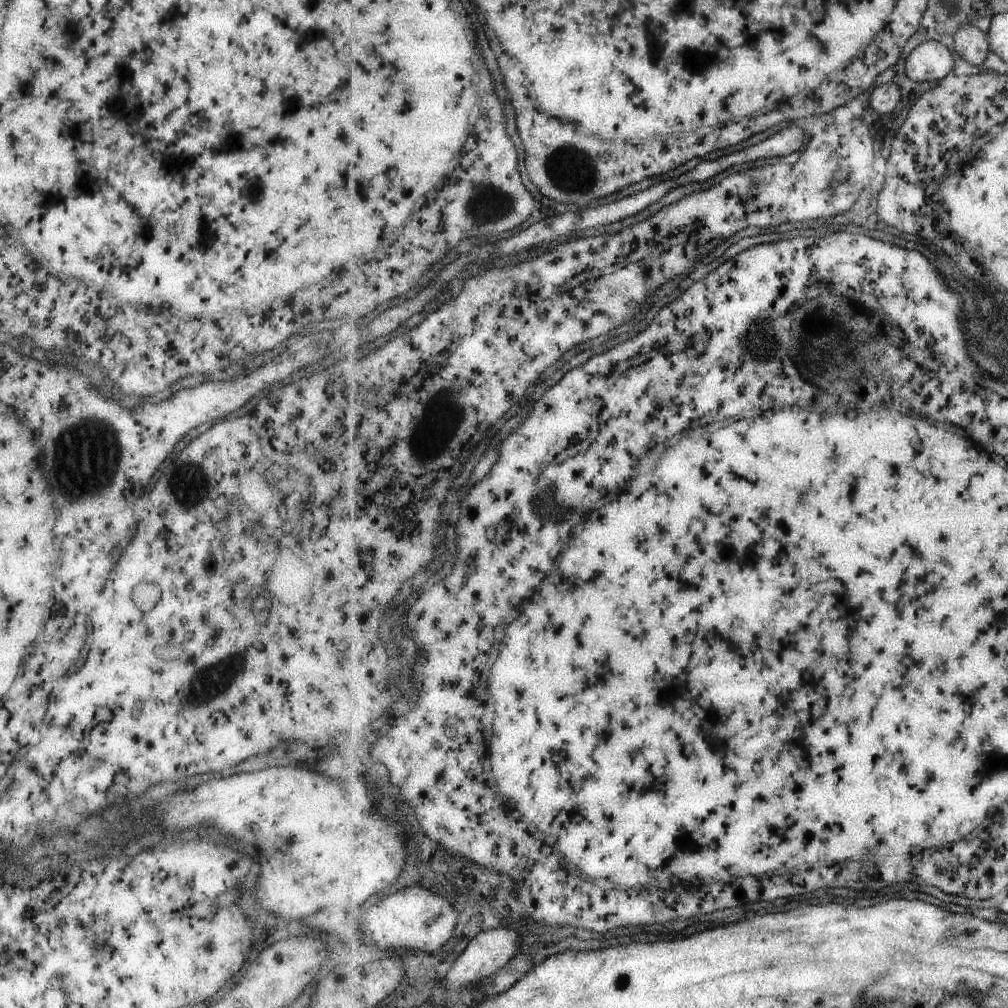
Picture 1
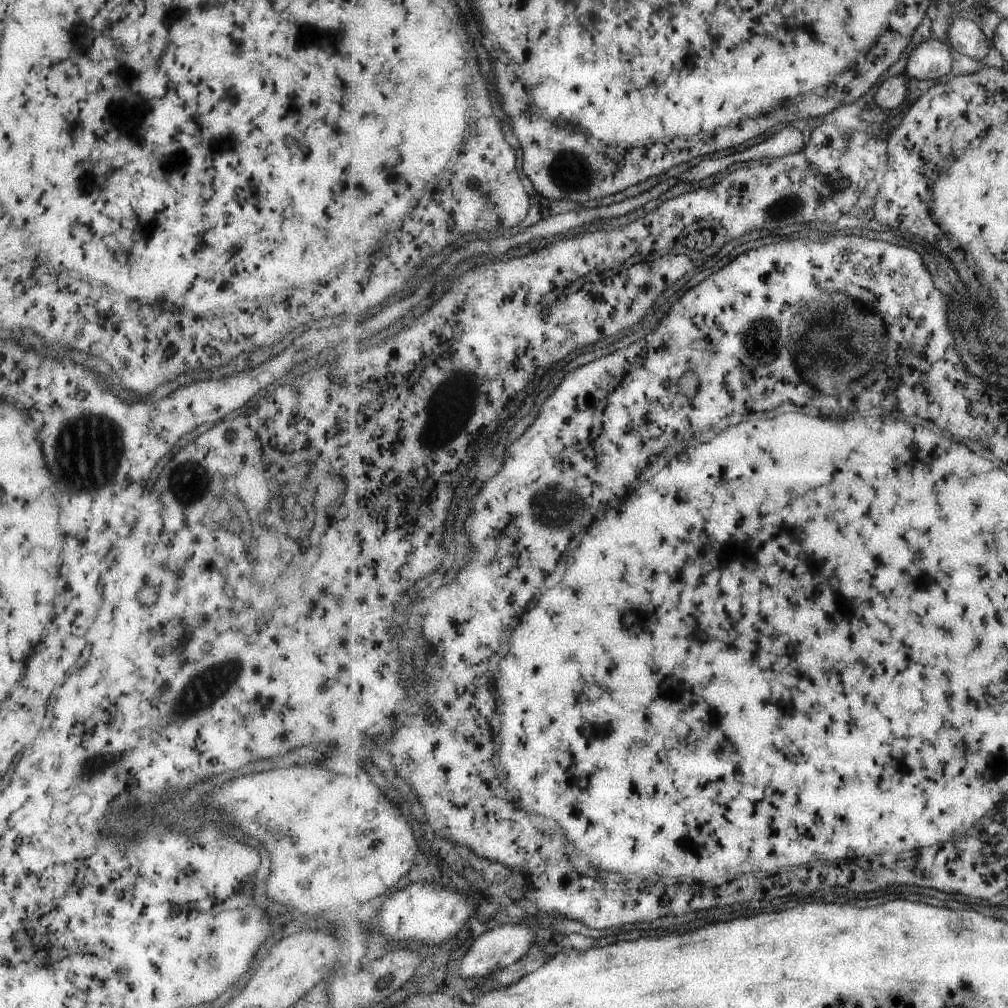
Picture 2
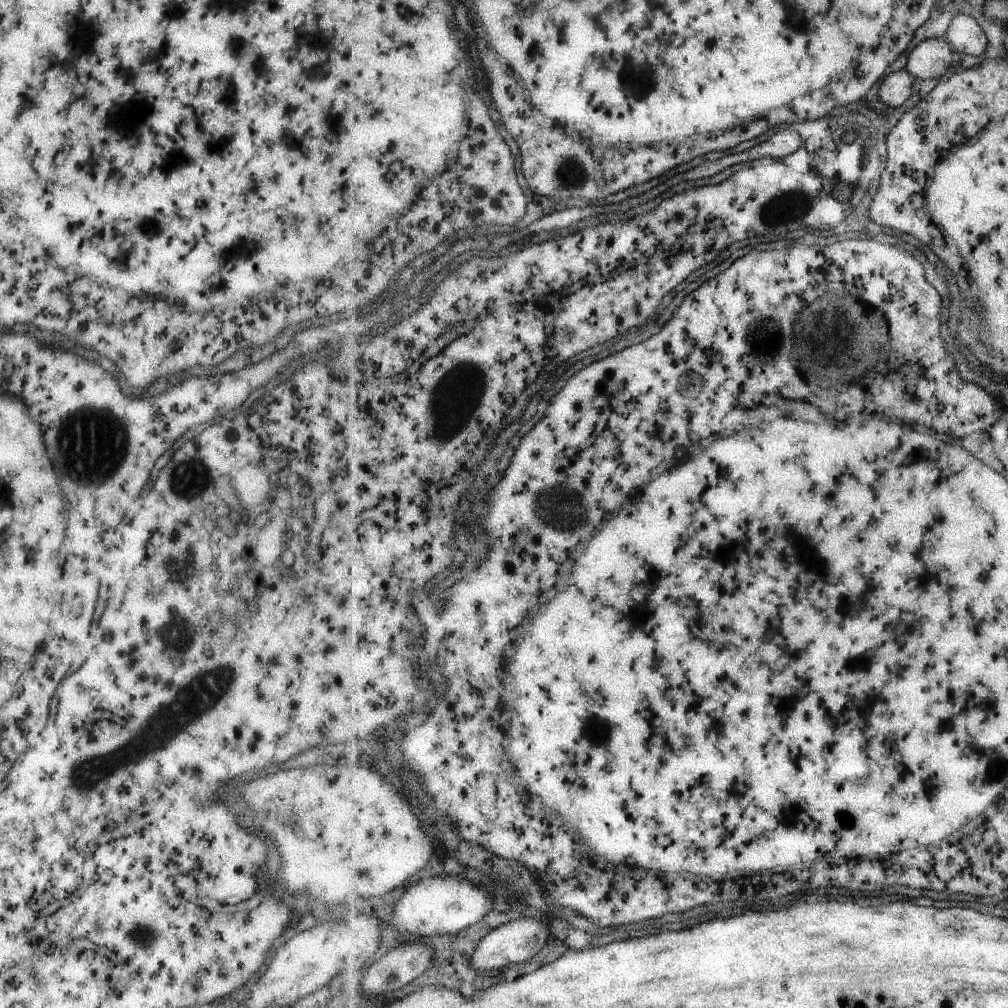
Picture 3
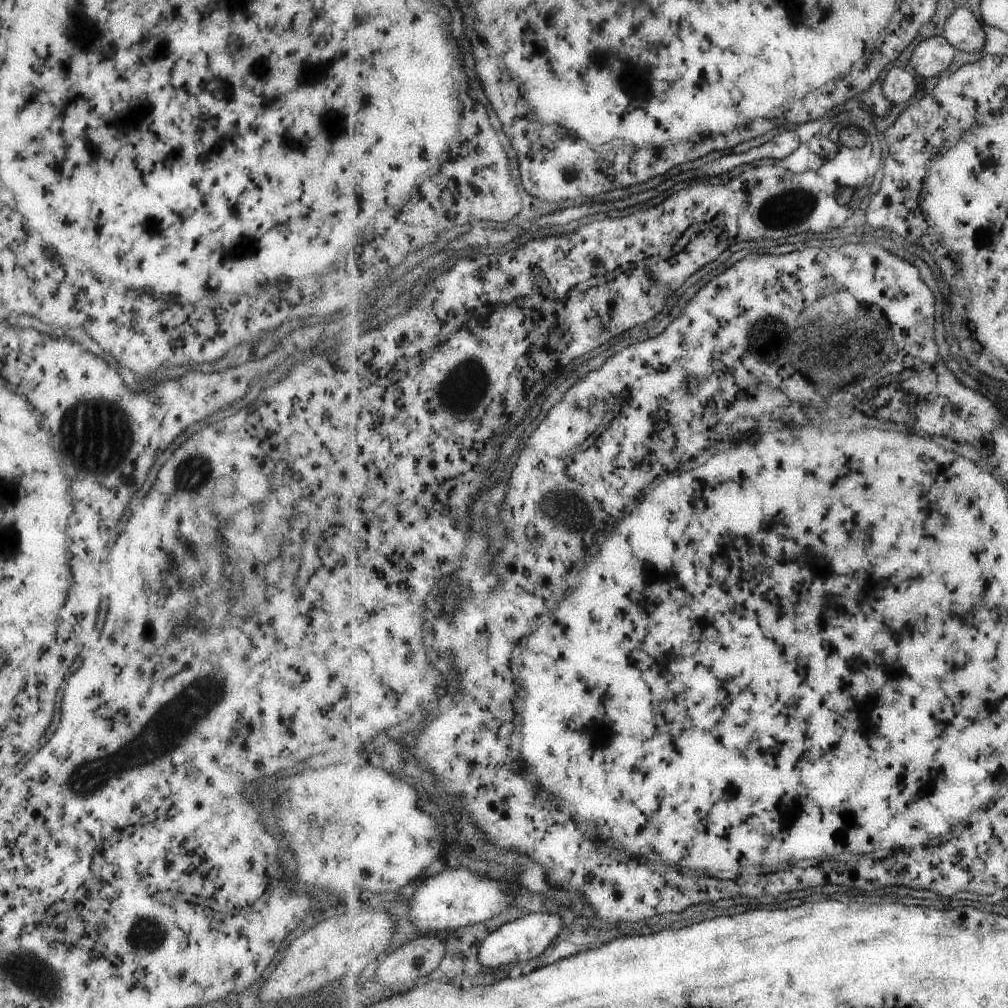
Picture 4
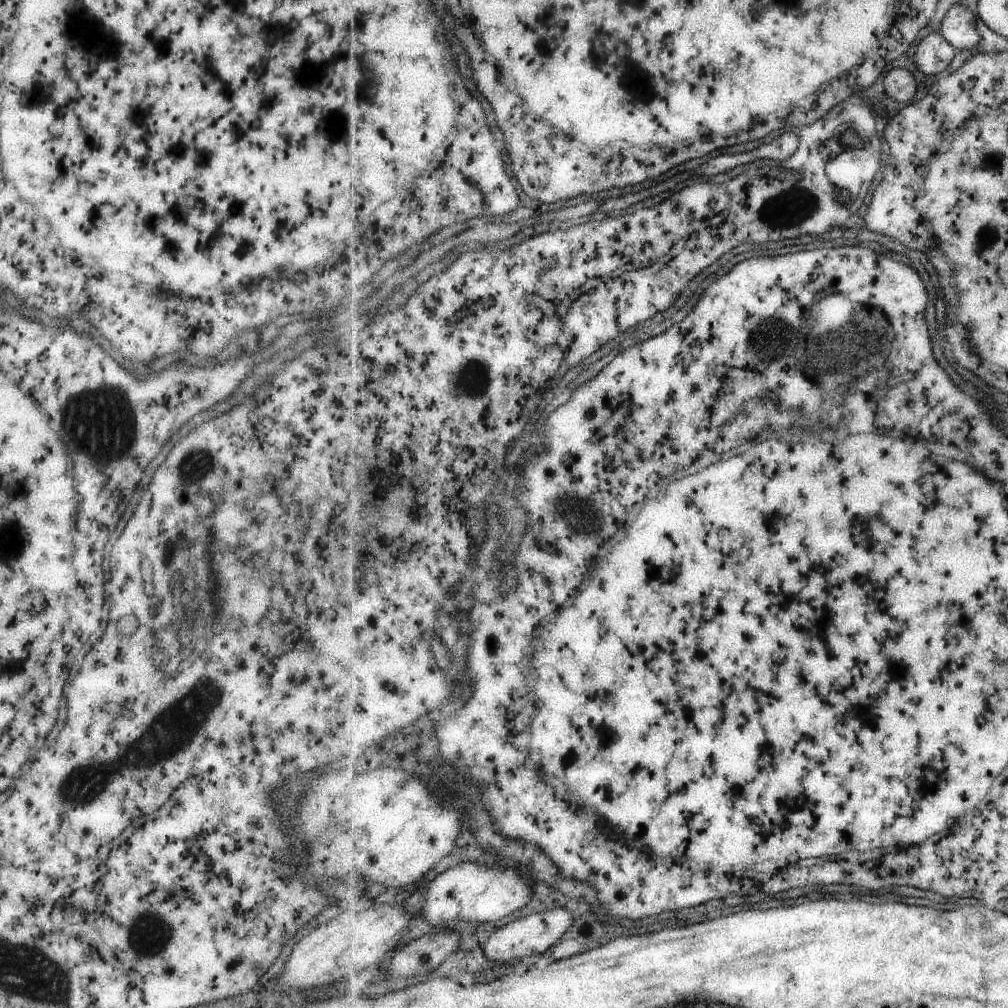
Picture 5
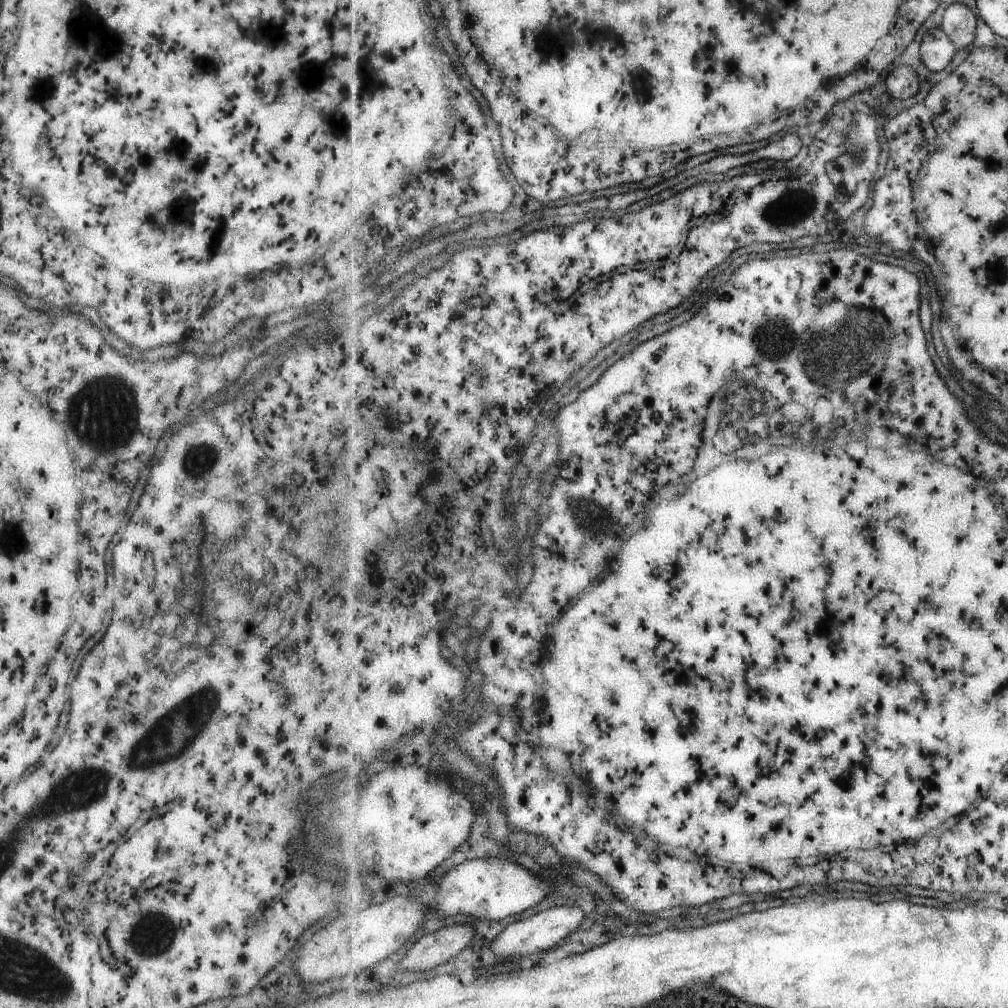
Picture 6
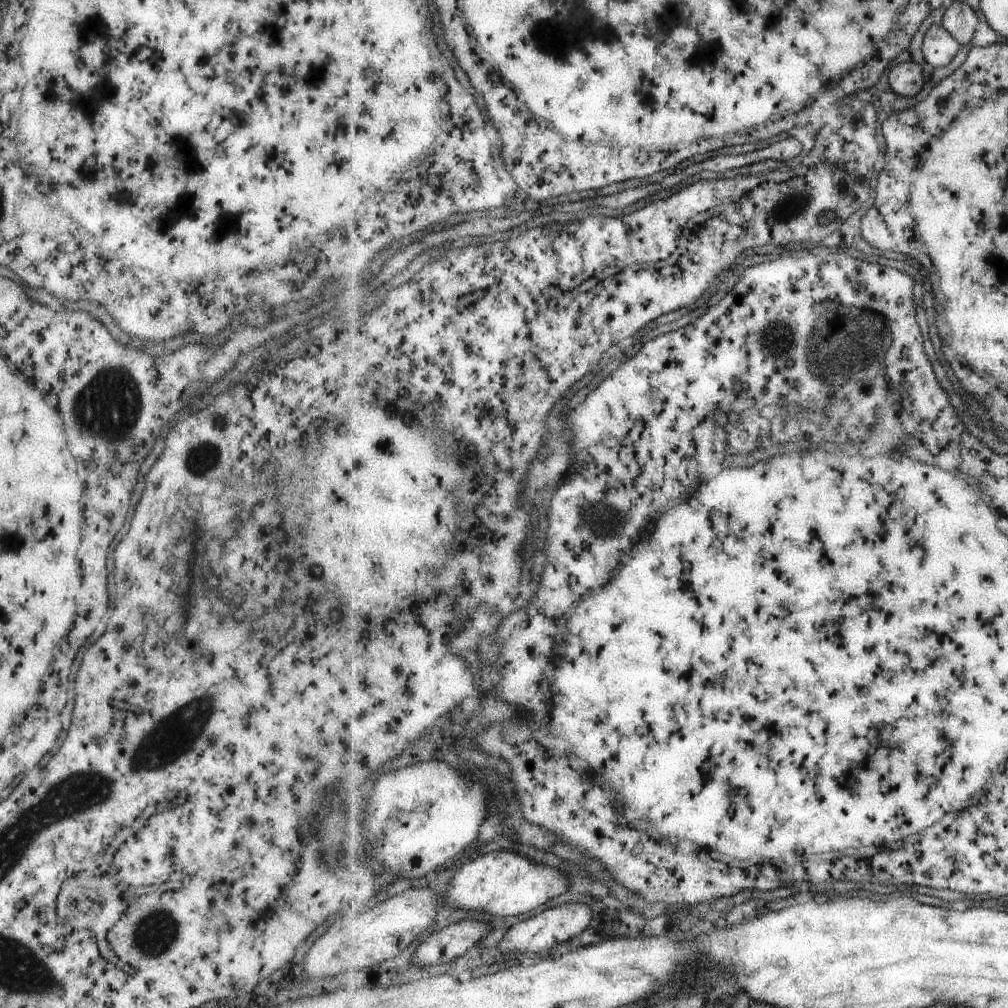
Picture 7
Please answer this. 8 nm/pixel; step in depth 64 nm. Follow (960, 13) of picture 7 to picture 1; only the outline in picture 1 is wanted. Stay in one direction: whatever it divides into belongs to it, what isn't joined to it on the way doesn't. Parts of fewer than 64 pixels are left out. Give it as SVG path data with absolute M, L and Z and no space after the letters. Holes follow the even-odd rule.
M966 24L958 30L955 48L957 53L974 66L982 66L993 52L989 33L974 24Z

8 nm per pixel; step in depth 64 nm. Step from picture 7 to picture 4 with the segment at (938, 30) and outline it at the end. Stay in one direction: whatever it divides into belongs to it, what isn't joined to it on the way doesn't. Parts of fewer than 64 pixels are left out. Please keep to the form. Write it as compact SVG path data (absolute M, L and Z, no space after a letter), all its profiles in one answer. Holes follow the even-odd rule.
M945 36L930 37L922 41L915 50L908 68L922 78L926 84L935 82L946 70L950 70L954 56L958 52L958 48Z

